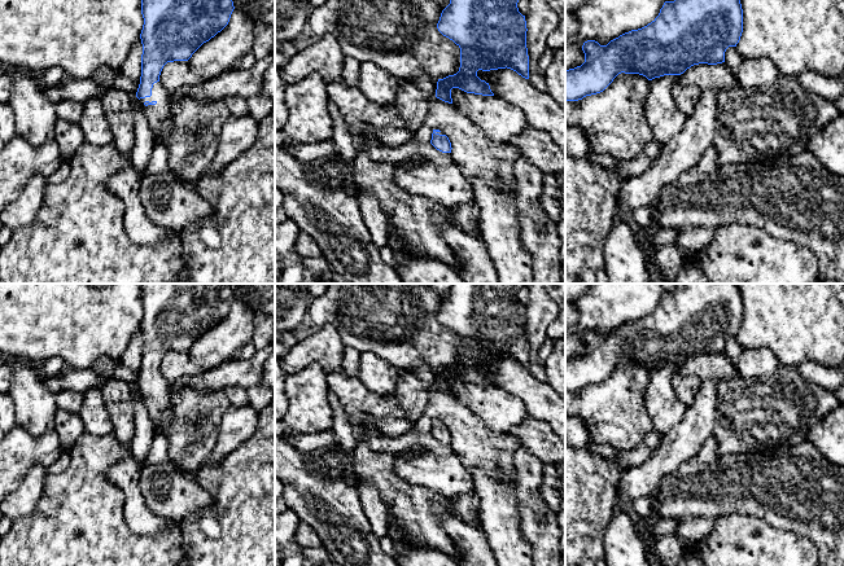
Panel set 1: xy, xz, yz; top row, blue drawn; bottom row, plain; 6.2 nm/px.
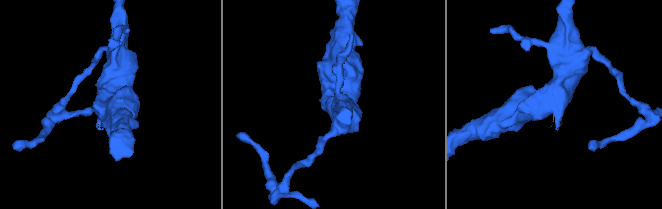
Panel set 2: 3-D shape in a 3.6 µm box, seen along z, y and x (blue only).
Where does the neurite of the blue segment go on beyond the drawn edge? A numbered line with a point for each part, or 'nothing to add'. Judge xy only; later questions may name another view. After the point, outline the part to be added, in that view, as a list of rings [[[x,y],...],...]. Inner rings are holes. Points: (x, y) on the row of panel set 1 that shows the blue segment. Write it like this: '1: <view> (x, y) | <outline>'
1: xy (158, 117) | [[[161,82],[153,84],[152,96],[140,98],[156,144],[163,144],[171,131],[170,92]]]

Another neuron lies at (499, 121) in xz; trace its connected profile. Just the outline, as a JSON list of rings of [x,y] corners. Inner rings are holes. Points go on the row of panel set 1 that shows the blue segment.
[[[452,88],[451,98],[452,105],[481,130],[489,142],[507,145],[528,127],[522,111],[498,96],[467,93]]]

